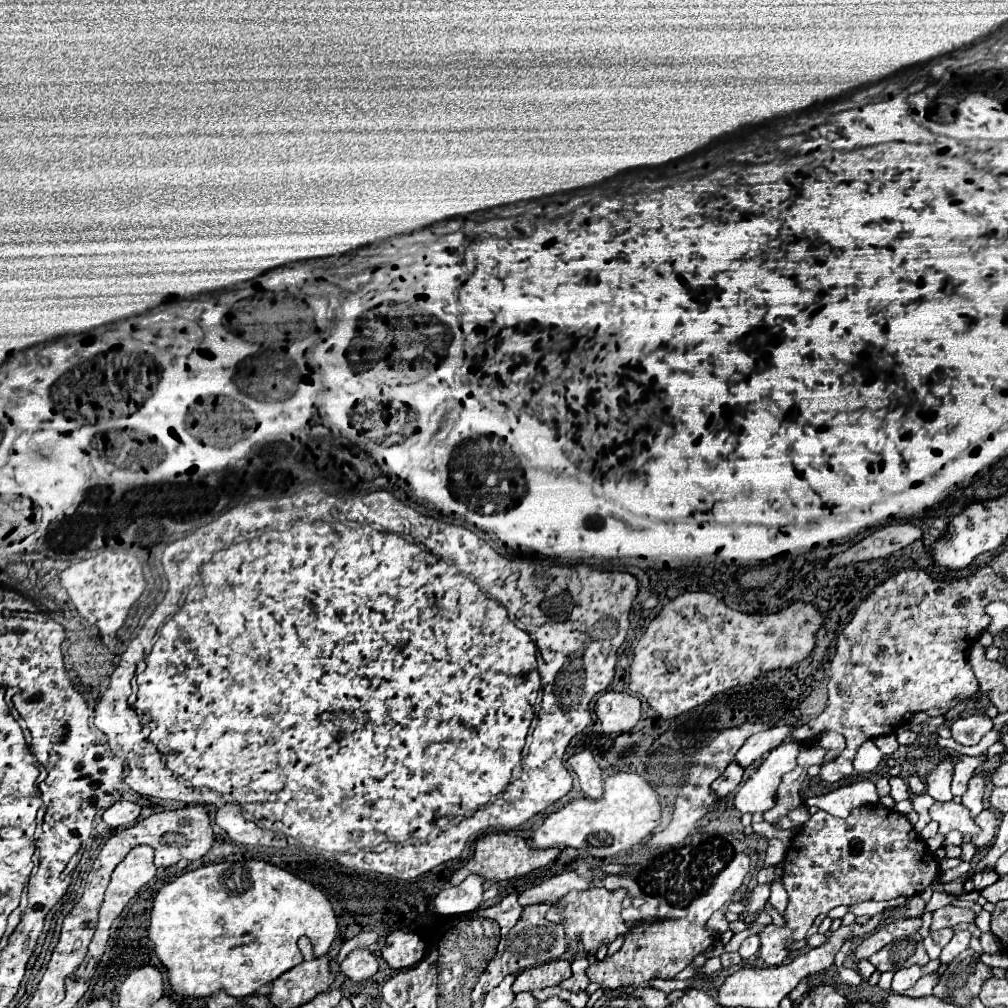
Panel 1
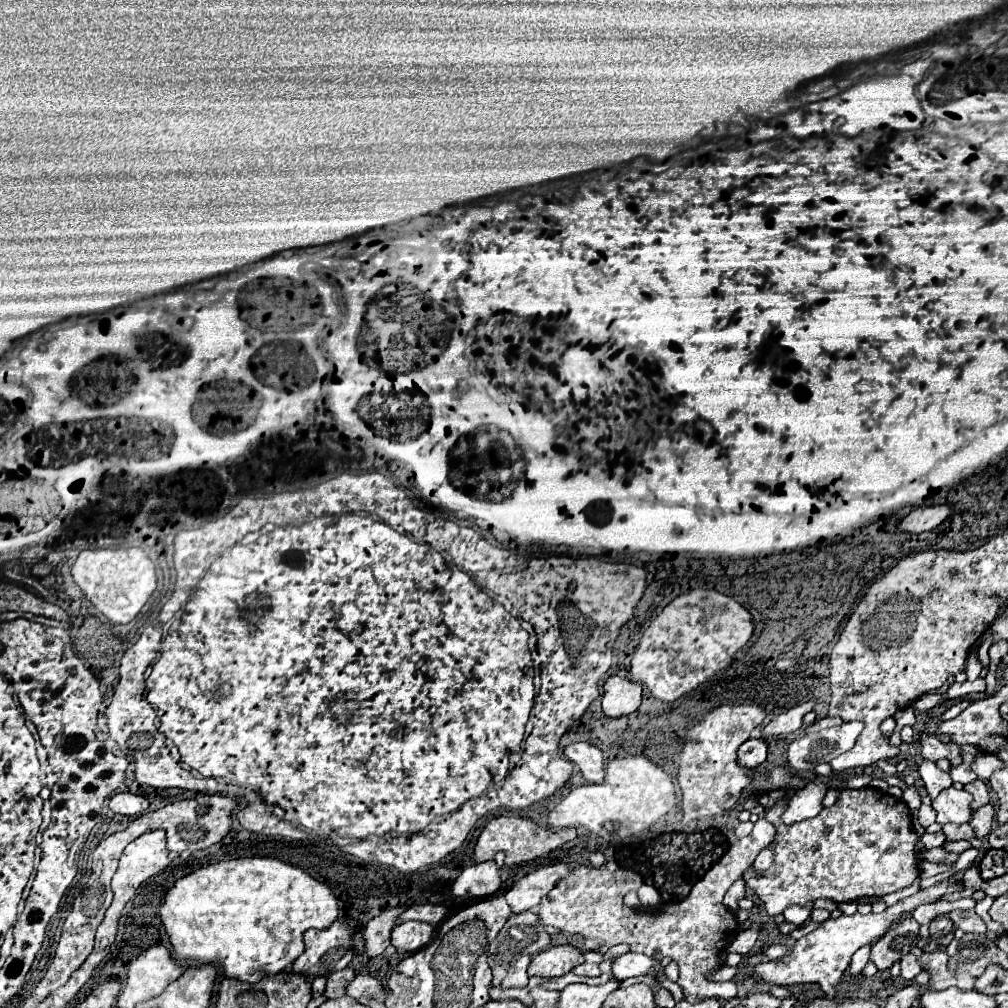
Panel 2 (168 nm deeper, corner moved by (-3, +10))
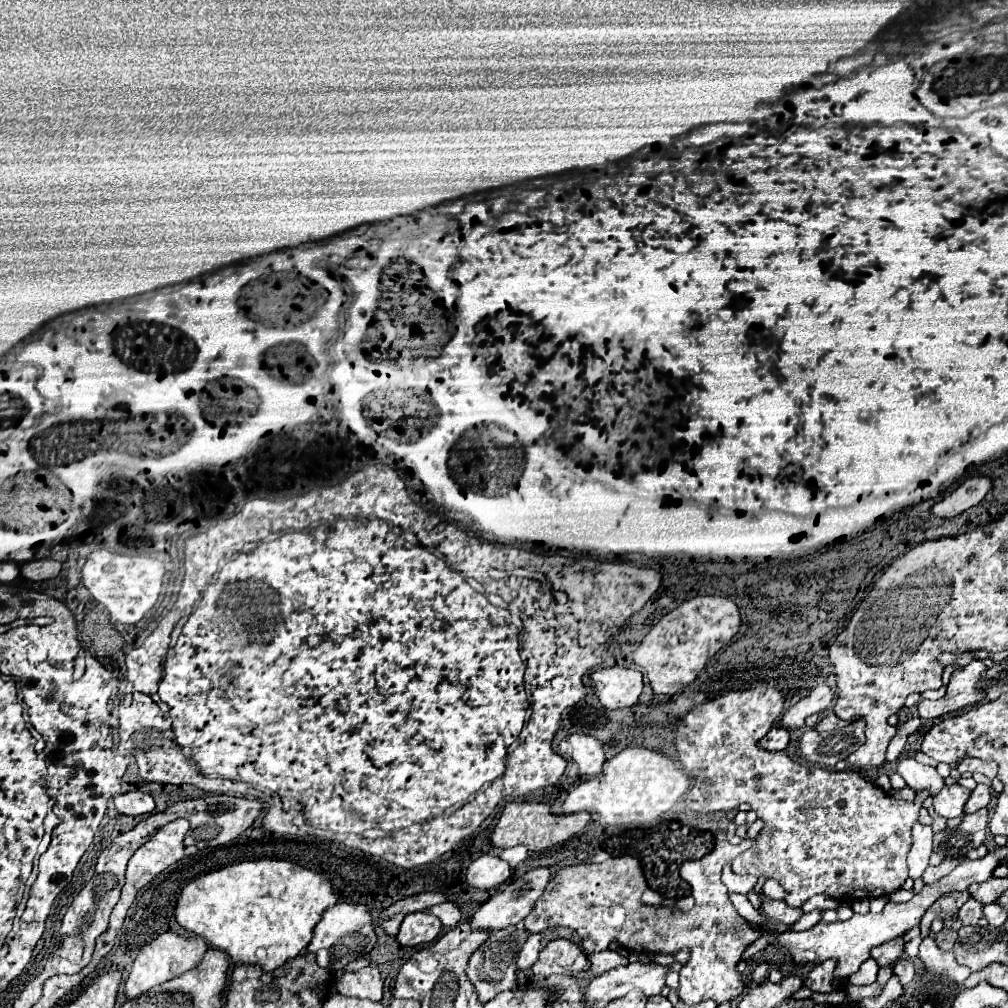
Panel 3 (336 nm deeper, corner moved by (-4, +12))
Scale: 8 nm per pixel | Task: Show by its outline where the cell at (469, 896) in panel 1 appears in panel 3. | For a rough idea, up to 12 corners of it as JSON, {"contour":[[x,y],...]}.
{"contour":[[484,854],[468,868],[474,888],[496,888],[510,878],[510,866]]}

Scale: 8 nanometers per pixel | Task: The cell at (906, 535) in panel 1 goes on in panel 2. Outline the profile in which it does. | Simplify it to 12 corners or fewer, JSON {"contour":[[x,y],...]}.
{"contour":[[947,506],[915,508],[899,522],[901,532],[921,534],[939,526]]}

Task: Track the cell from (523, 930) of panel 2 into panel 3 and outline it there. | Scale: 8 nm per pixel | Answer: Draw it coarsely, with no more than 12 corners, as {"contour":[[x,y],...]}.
{"contour":[[492,932],[468,960],[466,976],[486,1004],[516,988],[516,960],[530,934]]}

